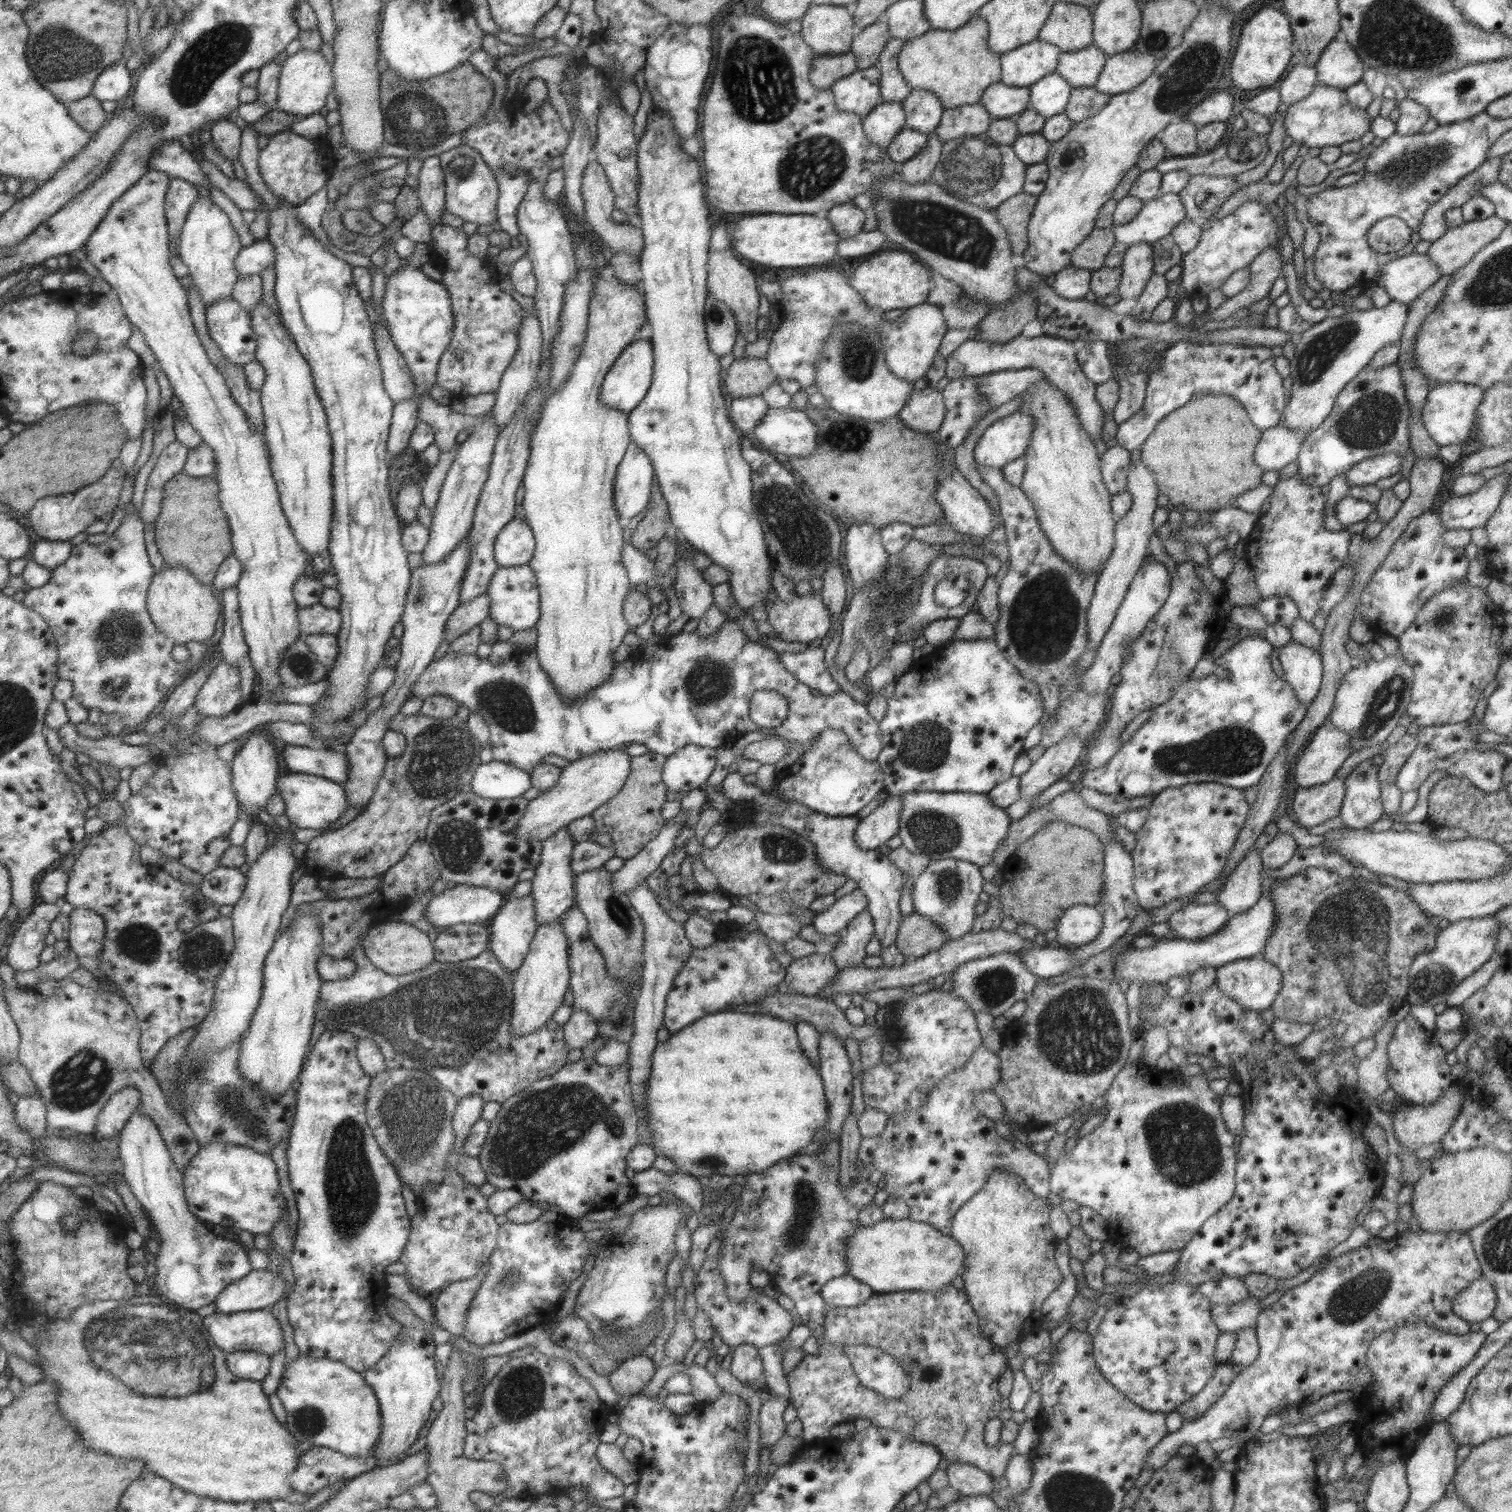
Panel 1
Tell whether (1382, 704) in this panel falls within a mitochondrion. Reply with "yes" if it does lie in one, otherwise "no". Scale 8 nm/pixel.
yes

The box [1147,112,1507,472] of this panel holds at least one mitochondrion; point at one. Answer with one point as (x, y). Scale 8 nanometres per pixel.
(1372, 420)

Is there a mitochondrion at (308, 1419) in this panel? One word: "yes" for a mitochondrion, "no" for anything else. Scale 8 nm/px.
yes

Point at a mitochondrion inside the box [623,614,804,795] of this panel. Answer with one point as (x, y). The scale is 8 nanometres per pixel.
(708, 681)

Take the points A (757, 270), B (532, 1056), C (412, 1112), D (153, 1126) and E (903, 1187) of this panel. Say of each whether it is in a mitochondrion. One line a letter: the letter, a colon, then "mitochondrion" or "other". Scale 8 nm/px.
A: other
B: other
C: mitochondrion
D: other
E: other

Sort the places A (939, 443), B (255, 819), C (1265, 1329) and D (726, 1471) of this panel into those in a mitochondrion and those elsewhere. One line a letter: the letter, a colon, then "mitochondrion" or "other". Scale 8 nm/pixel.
A: other
B: other
C: other
D: mitochondrion

